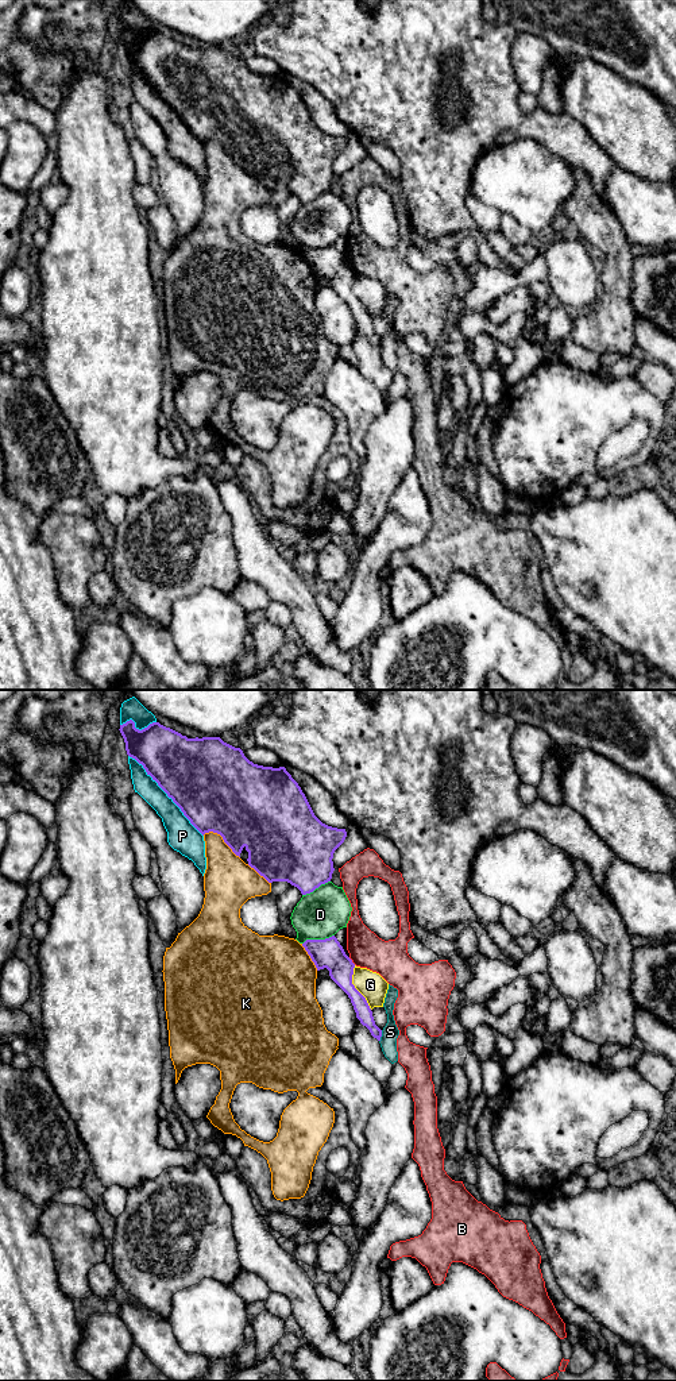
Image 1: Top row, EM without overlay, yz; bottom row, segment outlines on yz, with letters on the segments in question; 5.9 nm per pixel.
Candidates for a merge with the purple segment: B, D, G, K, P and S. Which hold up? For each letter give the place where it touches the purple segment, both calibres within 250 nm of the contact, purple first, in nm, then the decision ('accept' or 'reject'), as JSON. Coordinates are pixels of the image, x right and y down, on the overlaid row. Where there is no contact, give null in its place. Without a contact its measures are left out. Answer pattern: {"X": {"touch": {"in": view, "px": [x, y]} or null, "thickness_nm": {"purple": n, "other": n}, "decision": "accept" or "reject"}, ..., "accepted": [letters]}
{"B": {"touch": {"in": "yz", "px": [351, 961]}, "thickness_nm": {"purple": 180, "other": 220}, "decision": "reject"}, "D": {"touch": {"in": "yz", "px": [317, 940]}, "thickness_nm": {"purple": 180, "other": 280}, "decision": "reject"}, "G": {"touch": {"in": "yz", "px": [354, 987]}, "thickness_nm": {"purple": 170, "other": 160}, "decision": "reject"}, "K": {"touch": {"in": "yz", "px": [223, 838]}, "thickness_nm": {"purple": 480, "other": 280}, "decision": "reject"}, "P": {"touch": {"in": "yz", "px": [166, 793]}, "thickness_nm": {"purple": 480, "other": 160}, "decision": "reject"}, "S": {"touch": {"in": "yz", "px": [381, 1036]}, "thickness_nm": {"purple": 100, "other": 100}, "decision": "reject"}, "accepted": []}

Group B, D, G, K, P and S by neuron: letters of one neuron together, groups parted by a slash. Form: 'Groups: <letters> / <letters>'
Groups: B / D / G P / K / S

